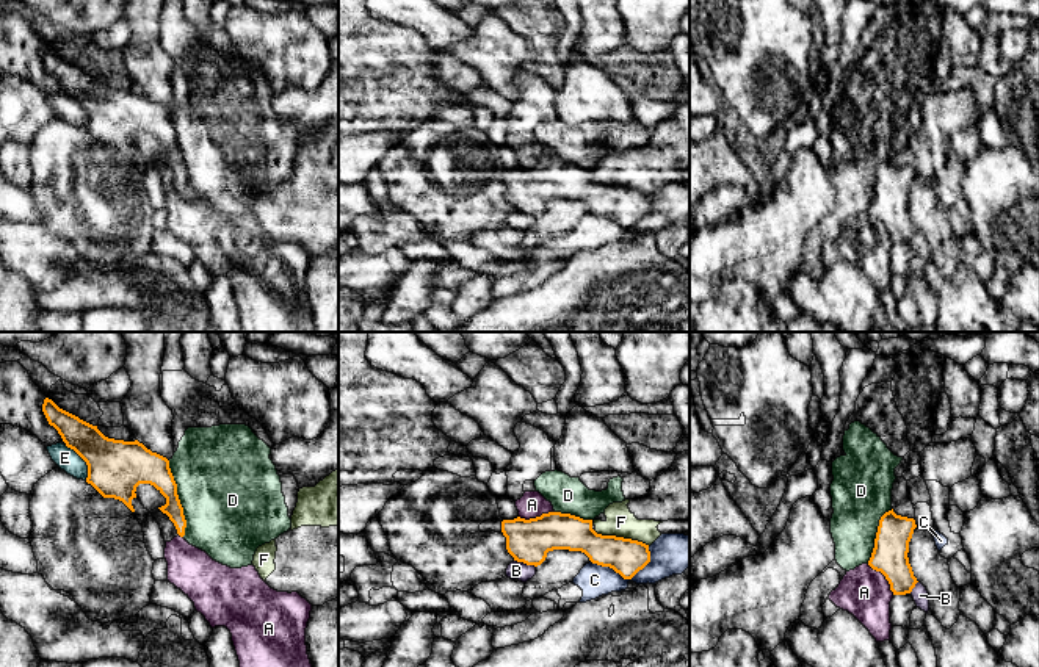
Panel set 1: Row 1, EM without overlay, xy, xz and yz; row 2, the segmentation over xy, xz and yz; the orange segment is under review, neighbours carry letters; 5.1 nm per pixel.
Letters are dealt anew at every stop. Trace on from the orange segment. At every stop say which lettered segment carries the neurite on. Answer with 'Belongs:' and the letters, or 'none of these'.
Belongs: none of these

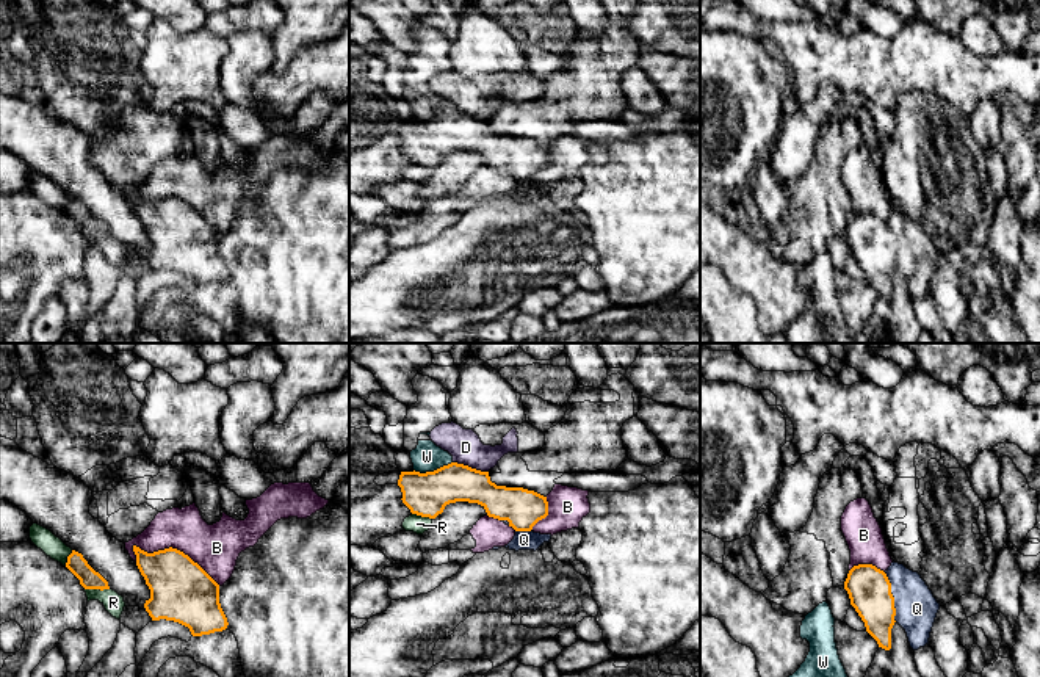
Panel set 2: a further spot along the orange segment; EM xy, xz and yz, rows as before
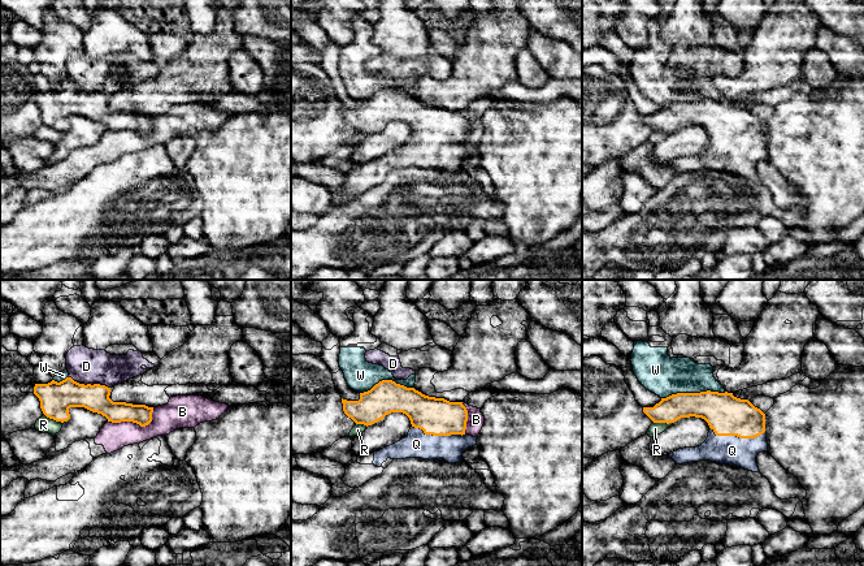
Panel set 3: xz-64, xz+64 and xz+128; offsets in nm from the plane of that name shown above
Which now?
Belongs: Q

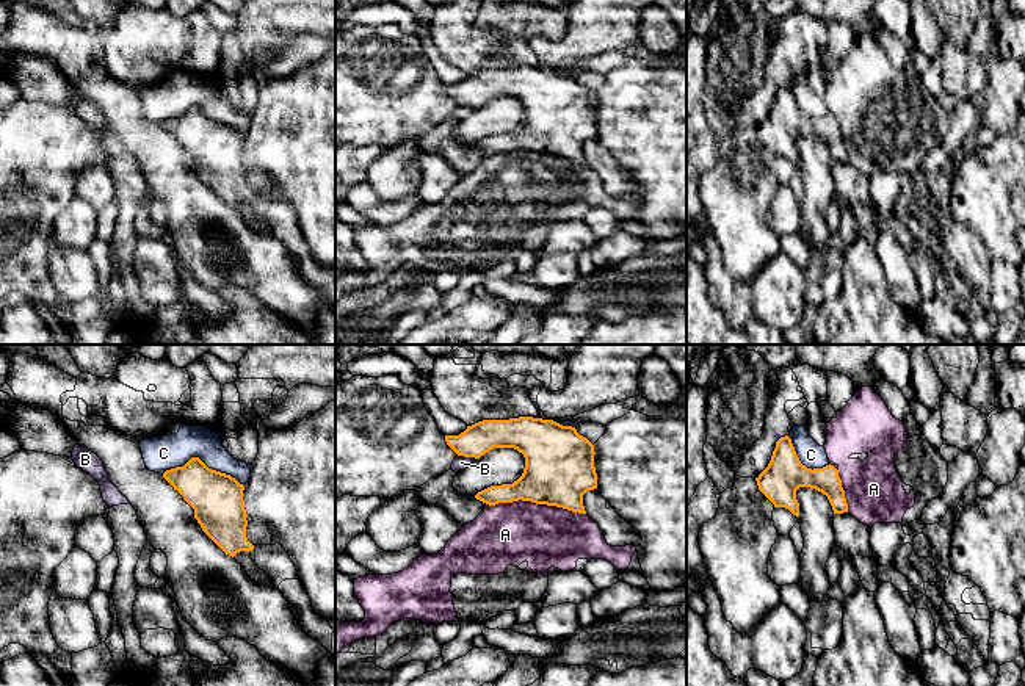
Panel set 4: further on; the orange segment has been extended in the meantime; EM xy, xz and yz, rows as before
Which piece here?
Belongs: none of these

